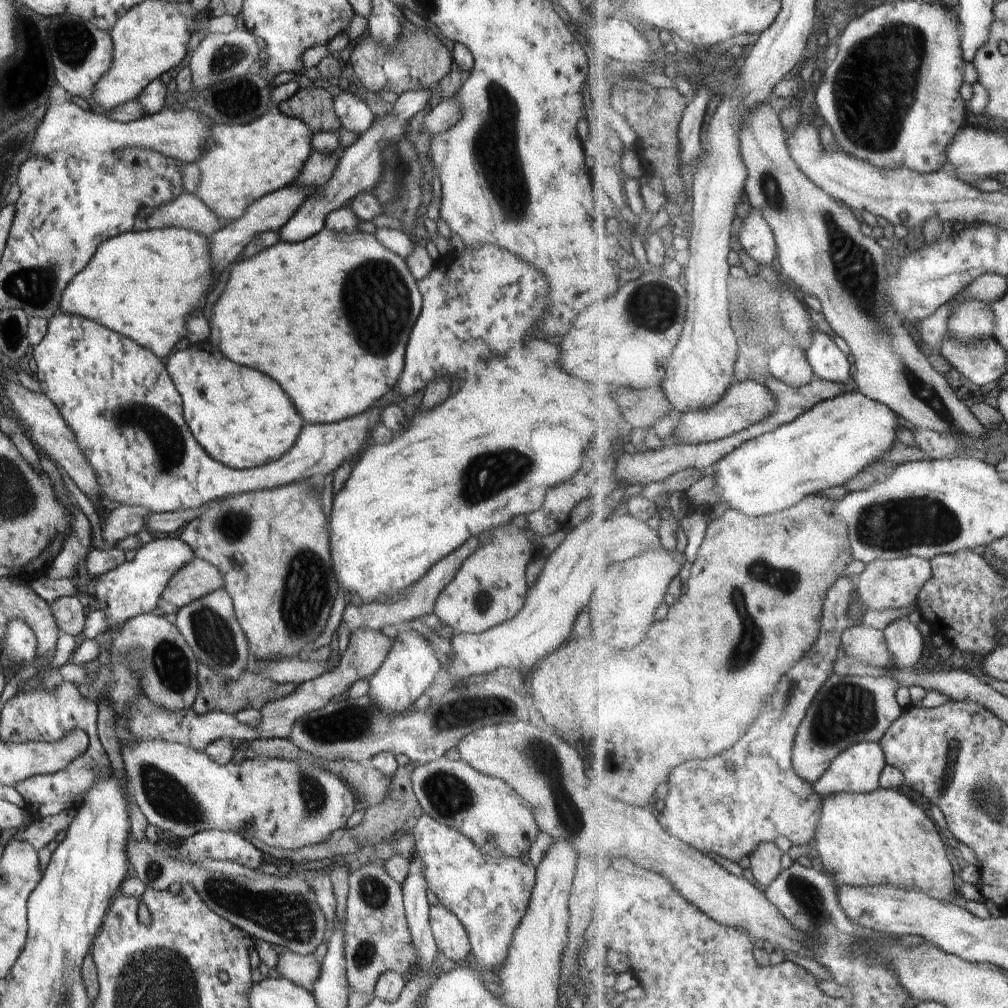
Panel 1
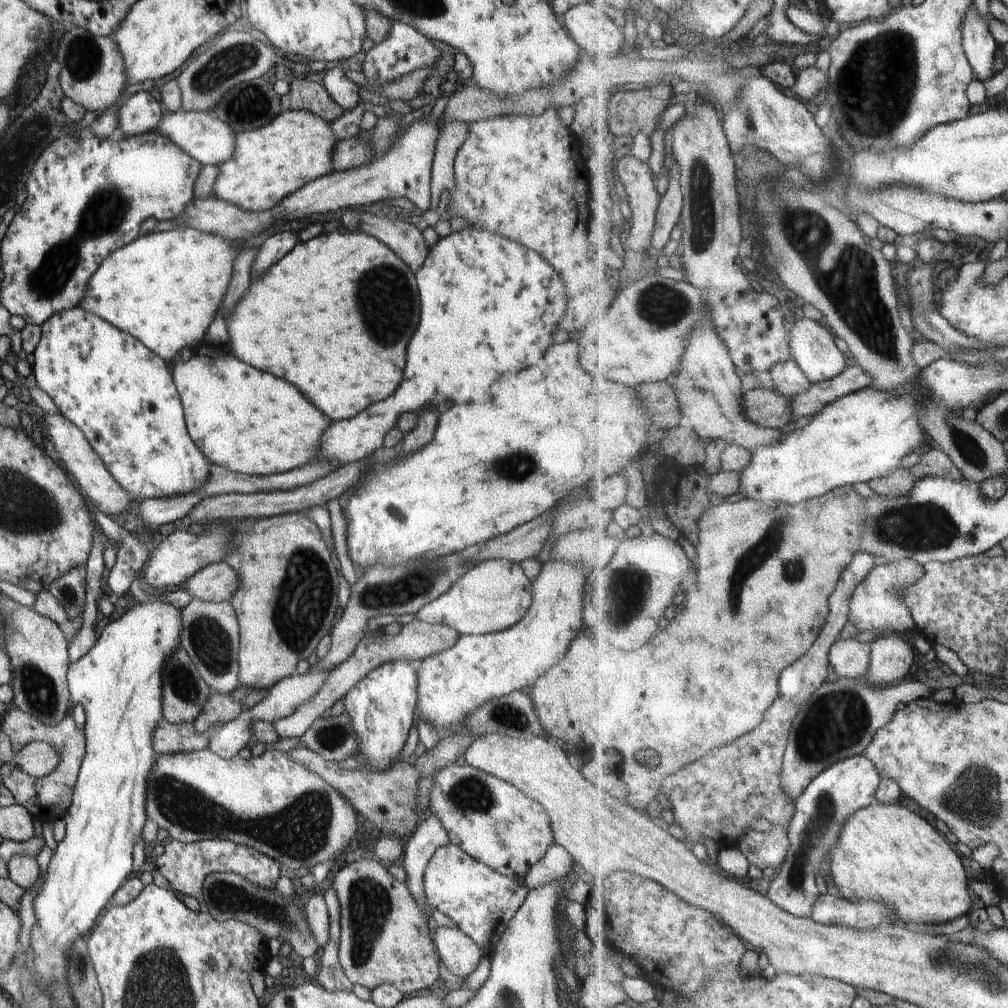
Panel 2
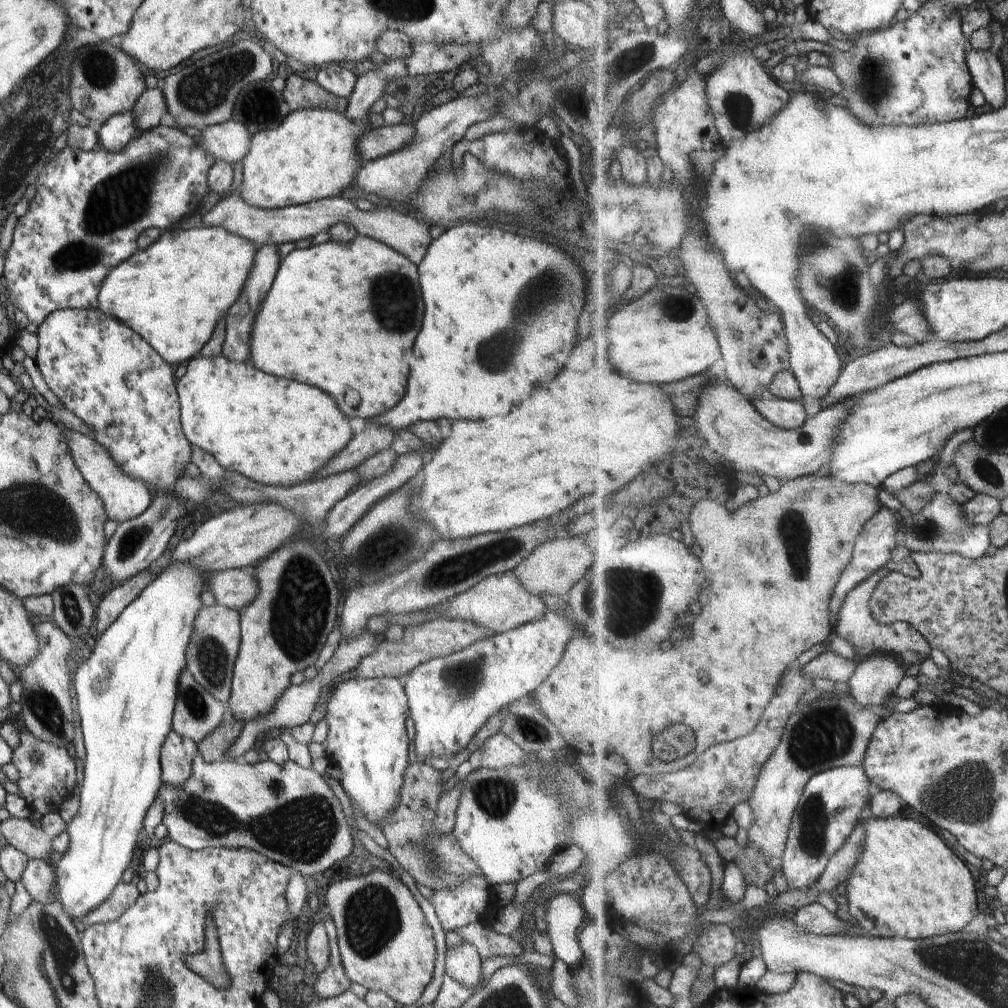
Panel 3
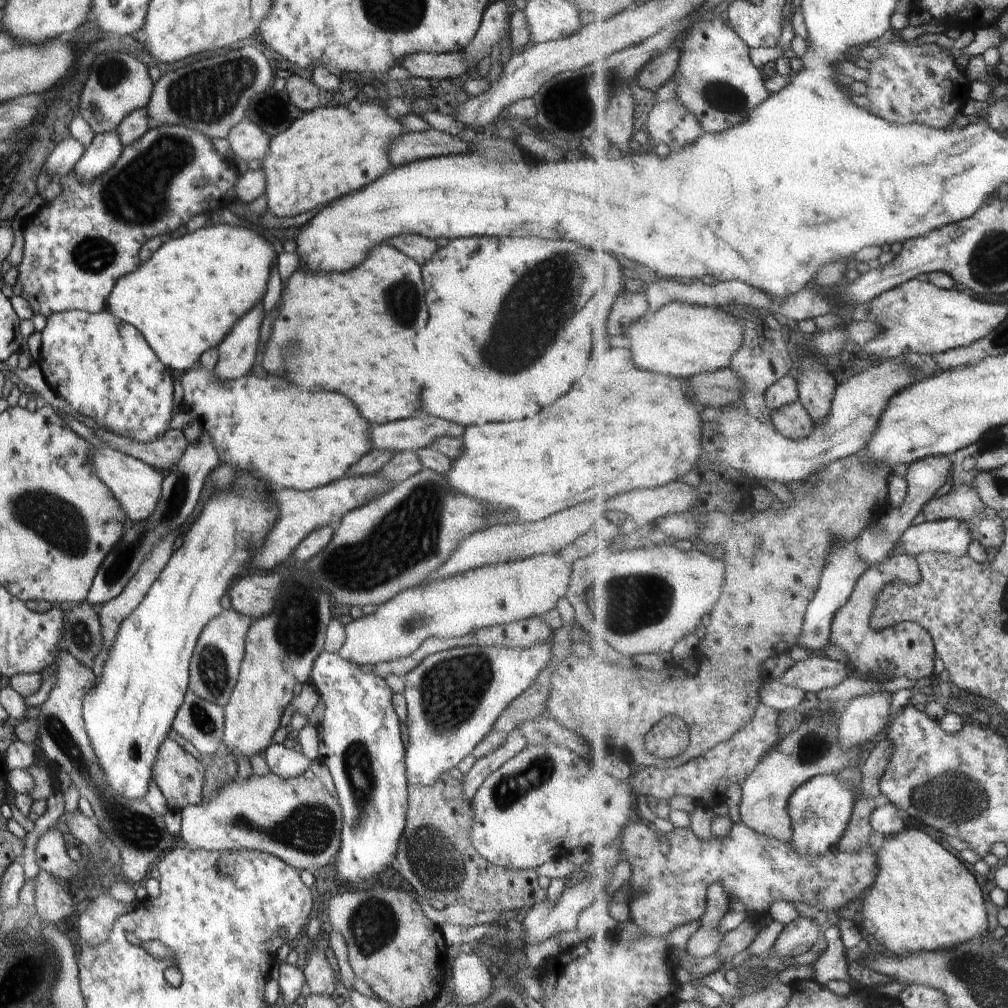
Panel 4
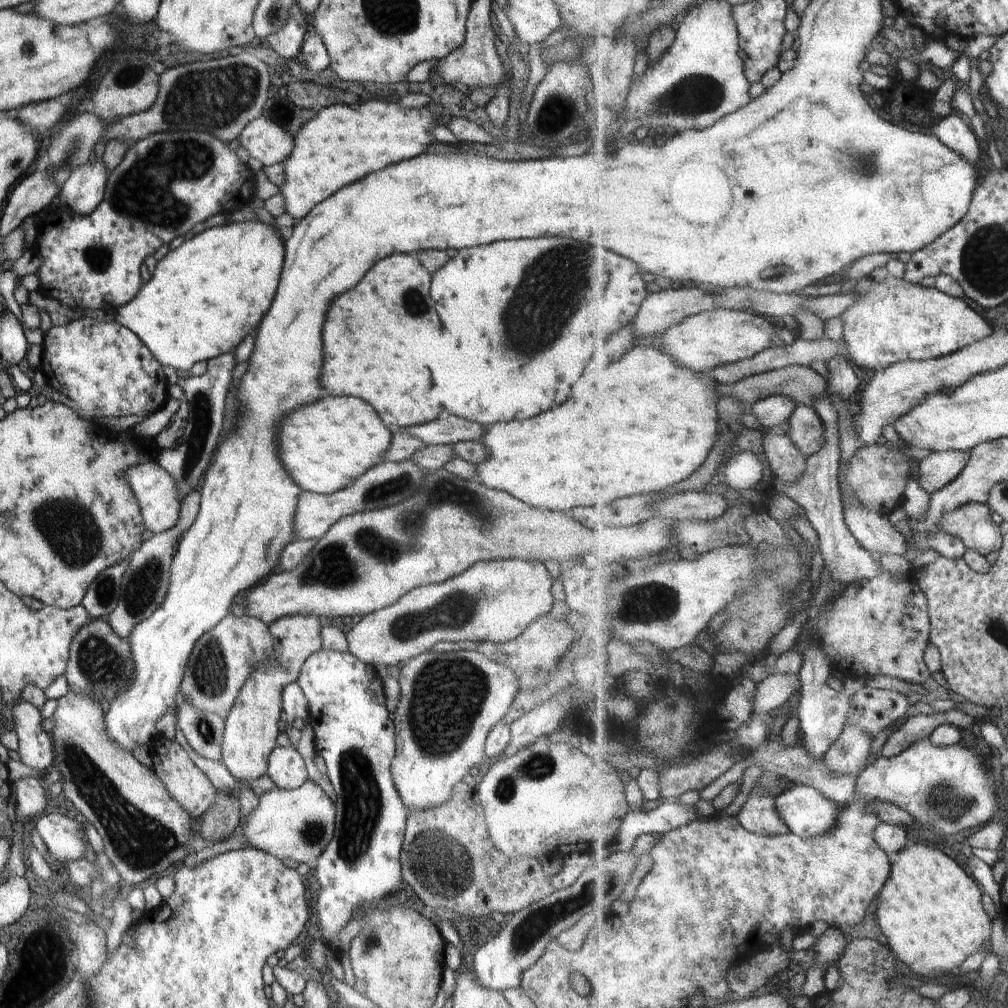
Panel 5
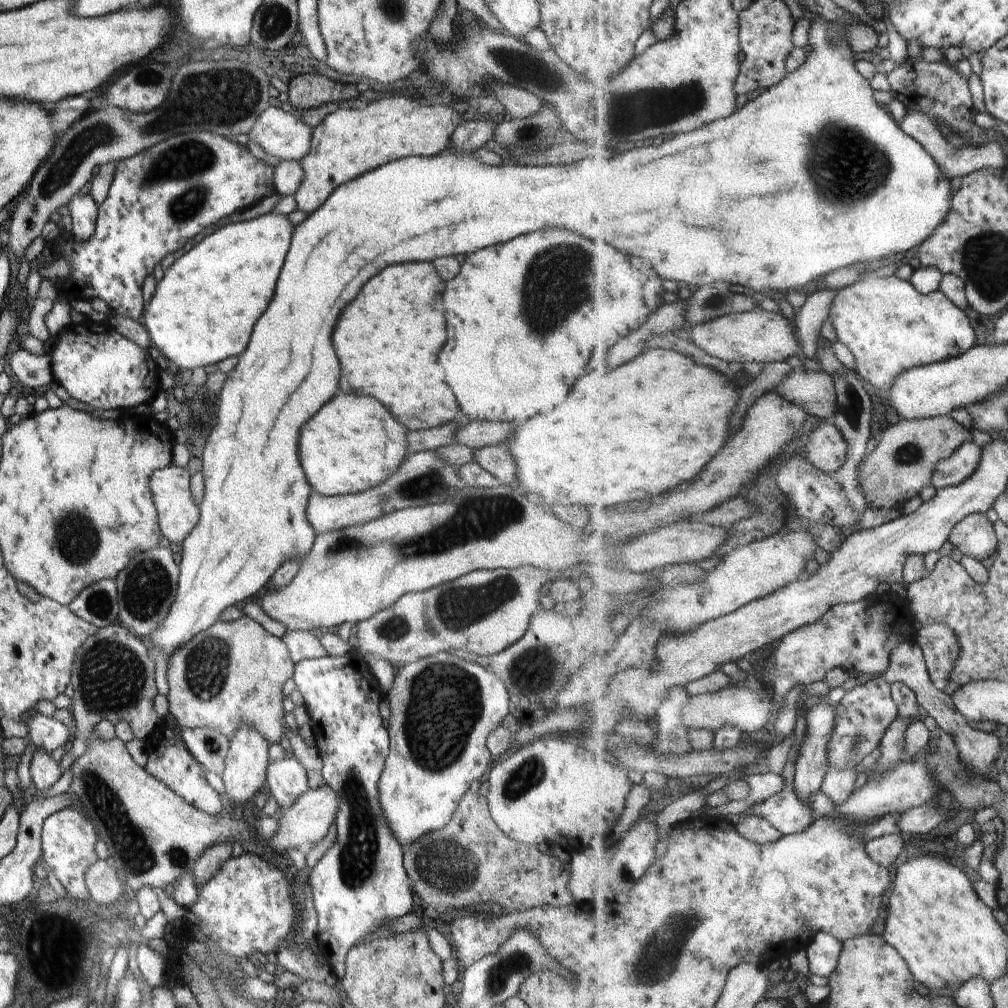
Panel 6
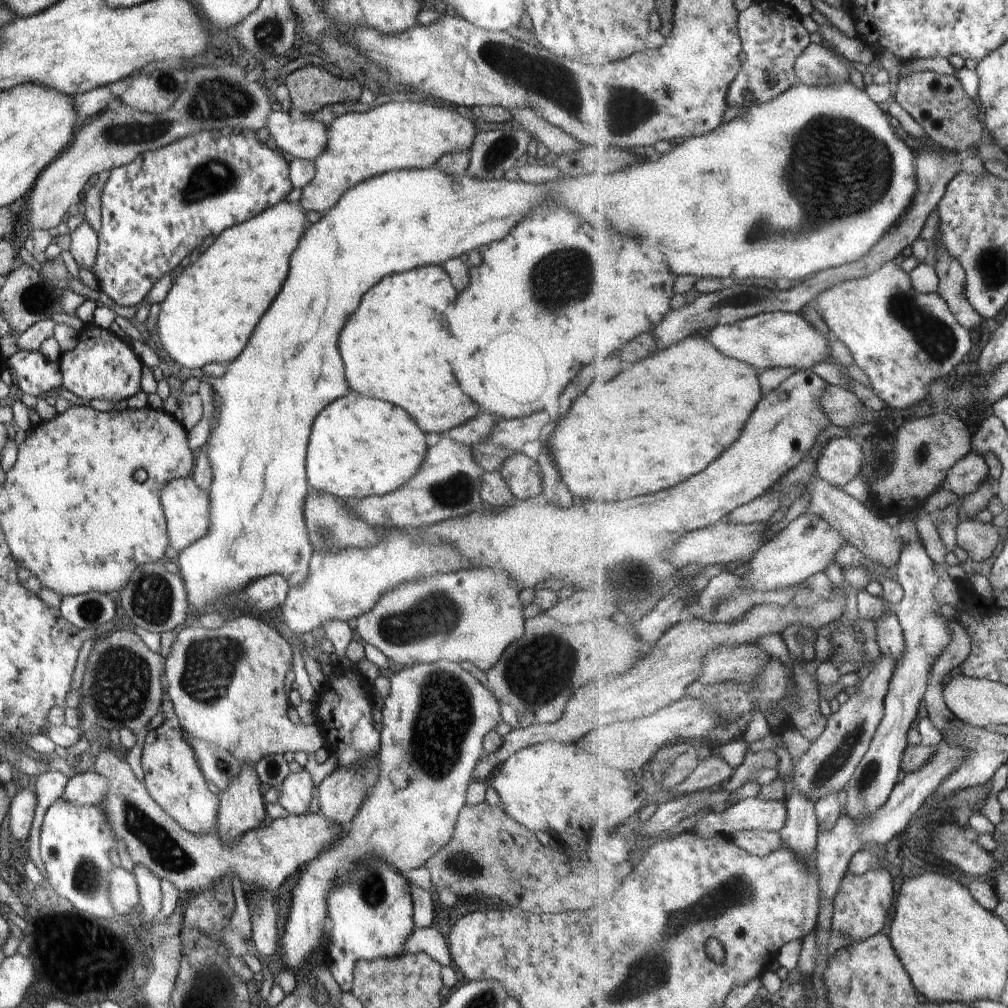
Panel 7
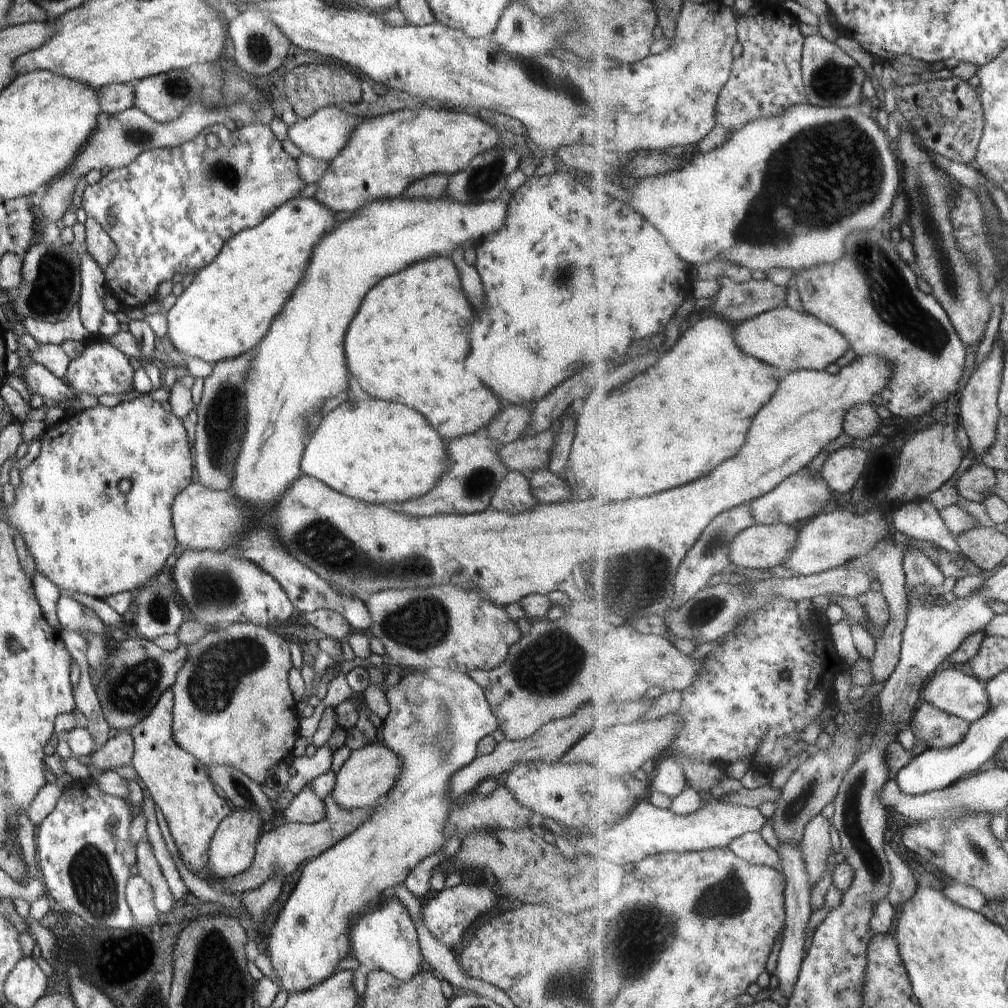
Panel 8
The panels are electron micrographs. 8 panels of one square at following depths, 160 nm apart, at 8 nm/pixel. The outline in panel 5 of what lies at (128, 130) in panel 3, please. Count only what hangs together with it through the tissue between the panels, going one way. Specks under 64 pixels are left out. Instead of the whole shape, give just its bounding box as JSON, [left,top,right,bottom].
[59,158,108,216]

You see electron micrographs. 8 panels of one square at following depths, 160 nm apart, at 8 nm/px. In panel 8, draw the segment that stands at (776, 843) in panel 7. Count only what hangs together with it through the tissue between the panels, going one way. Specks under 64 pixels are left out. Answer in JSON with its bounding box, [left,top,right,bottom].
[729,832,784,872]

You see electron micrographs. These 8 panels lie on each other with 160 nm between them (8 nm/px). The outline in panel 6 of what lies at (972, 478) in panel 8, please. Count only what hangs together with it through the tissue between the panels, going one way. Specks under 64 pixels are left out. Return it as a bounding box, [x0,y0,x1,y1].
[933,442,983,490]

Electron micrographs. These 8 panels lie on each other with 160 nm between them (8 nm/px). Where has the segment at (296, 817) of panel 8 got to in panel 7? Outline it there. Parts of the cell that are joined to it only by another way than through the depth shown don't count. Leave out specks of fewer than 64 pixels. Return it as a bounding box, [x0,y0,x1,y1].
[279,769,315,815]

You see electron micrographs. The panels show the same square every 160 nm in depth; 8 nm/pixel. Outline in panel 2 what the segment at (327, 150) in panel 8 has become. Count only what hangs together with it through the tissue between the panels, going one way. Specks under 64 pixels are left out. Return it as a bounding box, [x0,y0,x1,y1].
[152,110,236,165]

